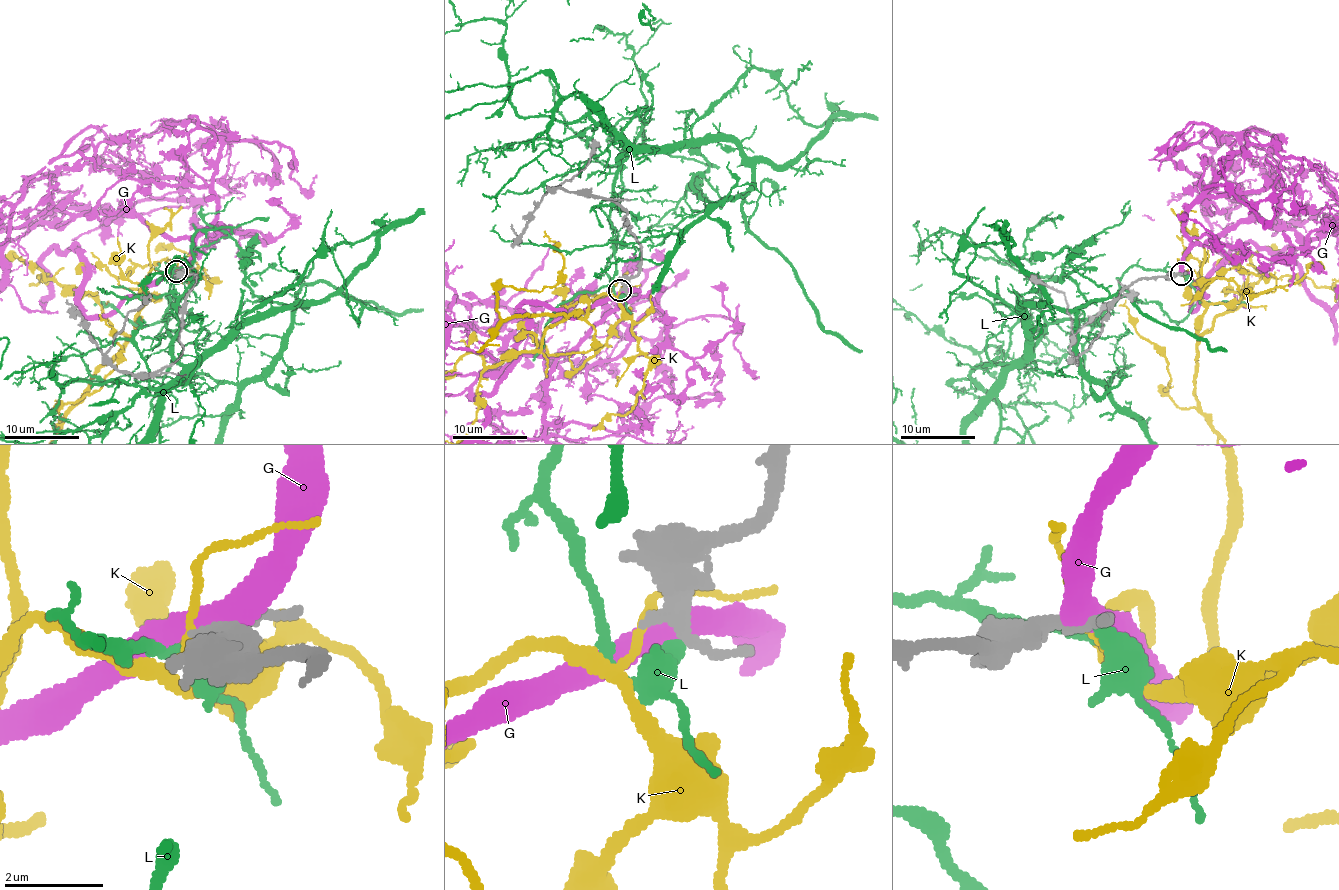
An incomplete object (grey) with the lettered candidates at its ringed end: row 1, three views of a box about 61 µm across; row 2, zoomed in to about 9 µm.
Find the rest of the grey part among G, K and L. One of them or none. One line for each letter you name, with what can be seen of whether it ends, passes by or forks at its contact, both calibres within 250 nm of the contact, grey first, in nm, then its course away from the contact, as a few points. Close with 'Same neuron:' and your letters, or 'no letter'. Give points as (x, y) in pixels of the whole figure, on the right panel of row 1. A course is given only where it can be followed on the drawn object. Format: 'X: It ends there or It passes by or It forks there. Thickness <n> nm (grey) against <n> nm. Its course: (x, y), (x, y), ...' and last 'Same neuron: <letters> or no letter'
Same neuron: no letter

